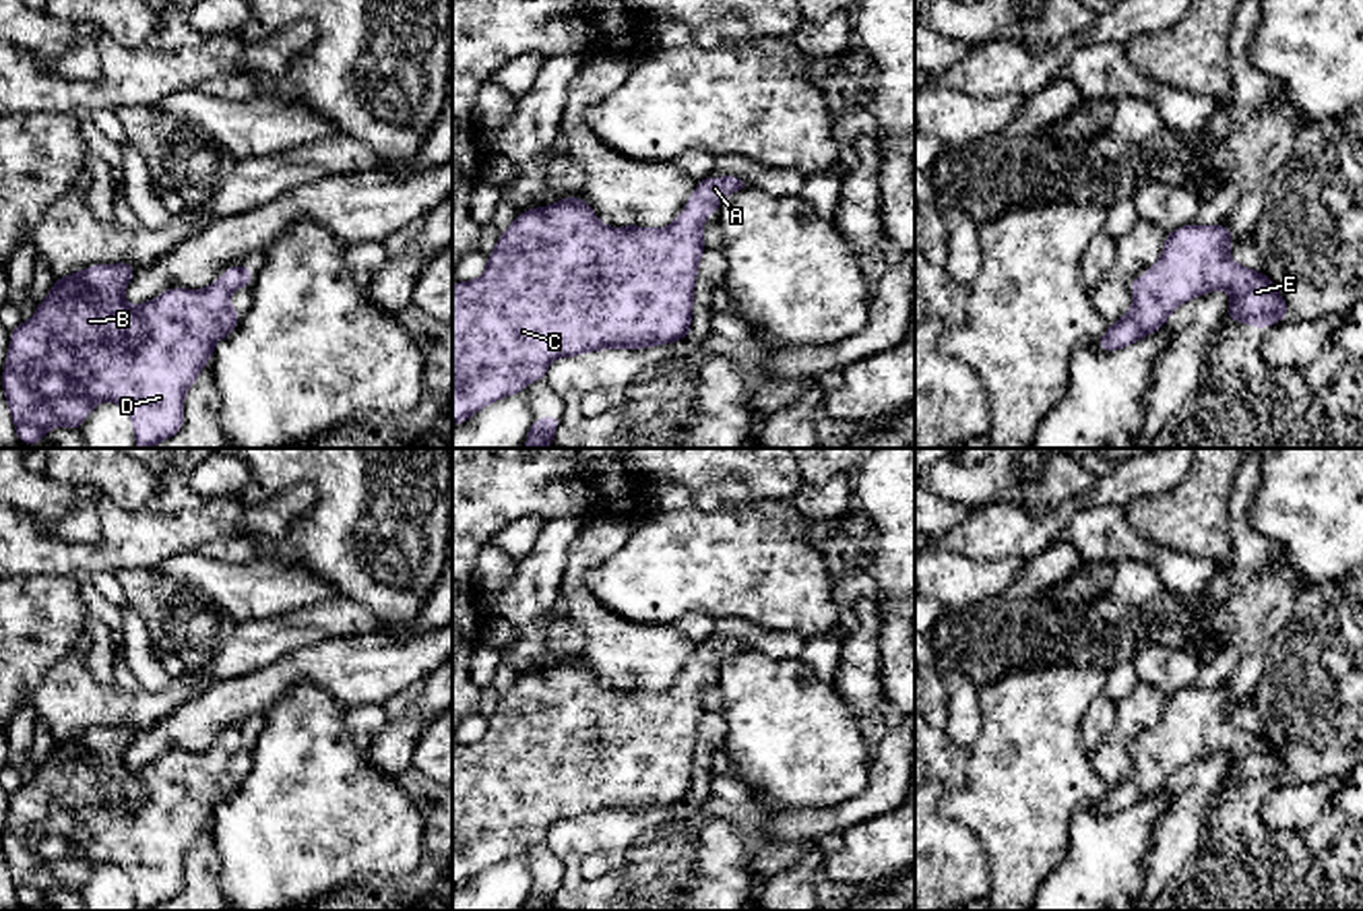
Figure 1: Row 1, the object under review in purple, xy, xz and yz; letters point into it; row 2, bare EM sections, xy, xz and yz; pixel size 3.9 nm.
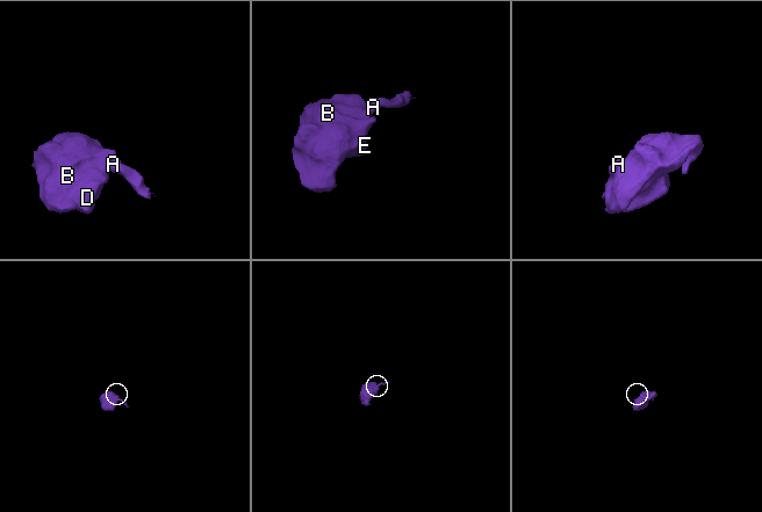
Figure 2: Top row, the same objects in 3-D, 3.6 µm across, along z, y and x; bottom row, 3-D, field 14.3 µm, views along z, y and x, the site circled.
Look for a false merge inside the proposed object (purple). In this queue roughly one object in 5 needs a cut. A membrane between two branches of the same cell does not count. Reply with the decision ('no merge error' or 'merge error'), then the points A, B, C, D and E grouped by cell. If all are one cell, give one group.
no merge error; groups A B C D E

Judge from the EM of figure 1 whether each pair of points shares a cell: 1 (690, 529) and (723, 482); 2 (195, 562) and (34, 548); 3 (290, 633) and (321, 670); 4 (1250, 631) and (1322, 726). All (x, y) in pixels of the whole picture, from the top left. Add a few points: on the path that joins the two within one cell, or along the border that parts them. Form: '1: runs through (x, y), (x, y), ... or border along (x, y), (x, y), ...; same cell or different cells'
1: border along (752, 503), (719, 509), (694, 507); different cells
2: border along (197, 548), (170, 554), (153, 569); different cells
3: border along (347, 635), (302, 645), (257, 670); different cells
4: border along (1291, 612), (1269, 647), (1256, 703); different cells

